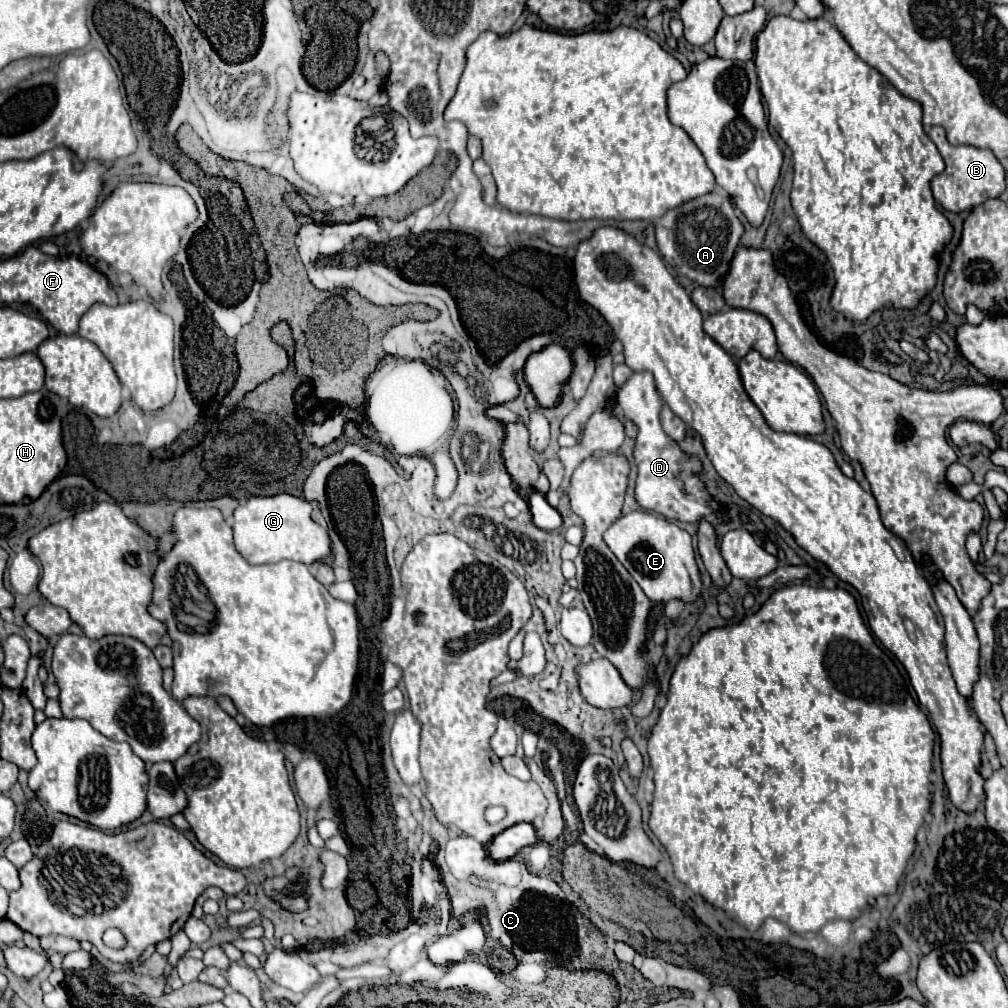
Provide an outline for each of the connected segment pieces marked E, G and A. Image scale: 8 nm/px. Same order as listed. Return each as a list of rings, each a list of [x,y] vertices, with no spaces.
[[[630,512],[618,518],[606,532],[604,542],[626,566],[630,576],[640,584],[644,594],[654,604],[666,604],[670,600],[682,600],[686,604],[702,600],[702,576],[696,564],[692,538],[686,530],[674,522],[648,512]]]
[[[278,494],[270,498],[250,498],[234,512],[234,546],[250,564],[272,564],[280,560],[296,560],[312,564],[330,556],[330,538],[326,528],[312,518],[312,504],[304,498]]]
[[[722,192],[698,196],[674,210],[668,210],[654,222],[656,242],[664,260],[680,274],[706,288],[720,288],[724,274],[738,250],[744,234],[742,222],[736,218],[732,202]]]

